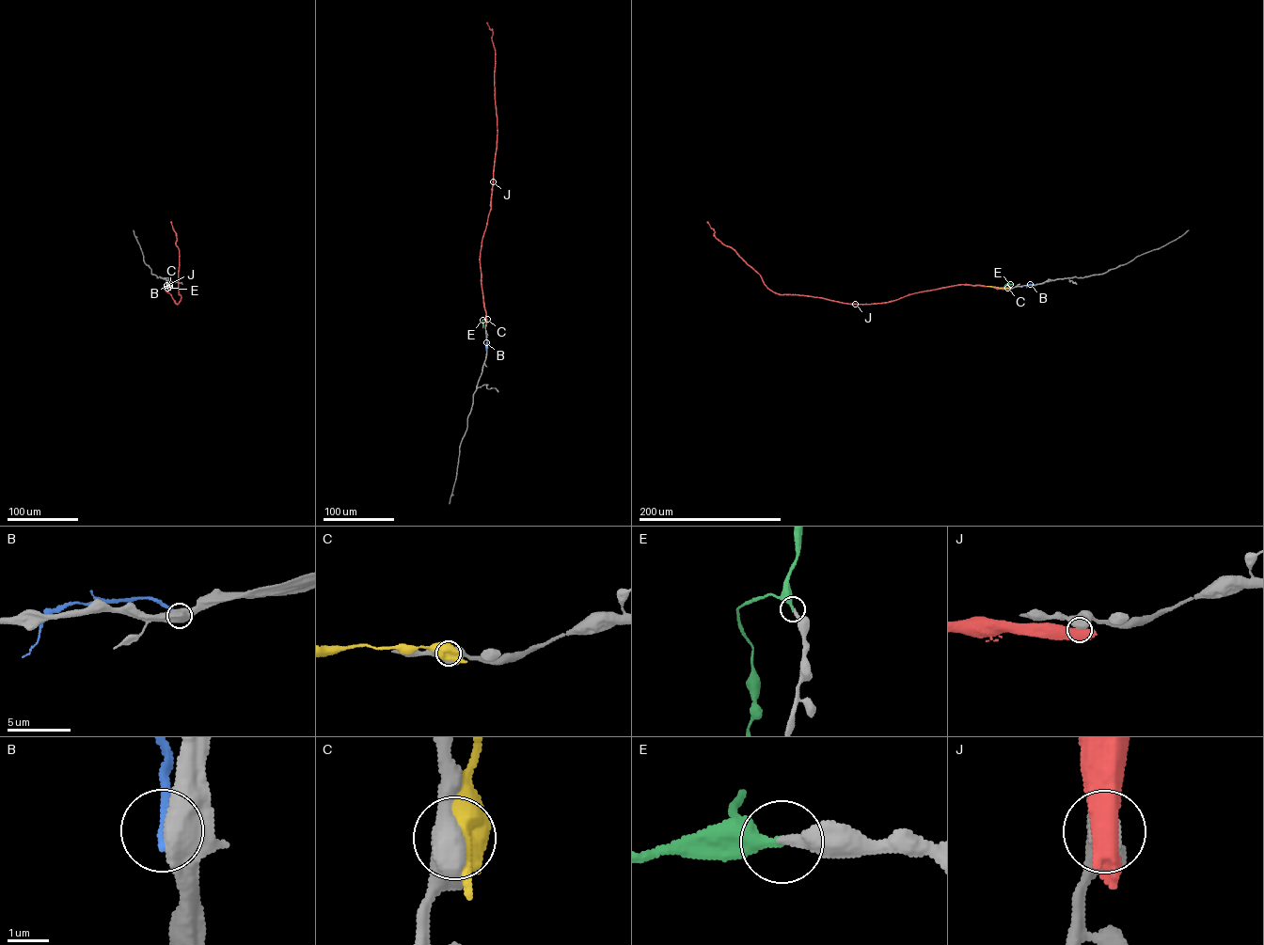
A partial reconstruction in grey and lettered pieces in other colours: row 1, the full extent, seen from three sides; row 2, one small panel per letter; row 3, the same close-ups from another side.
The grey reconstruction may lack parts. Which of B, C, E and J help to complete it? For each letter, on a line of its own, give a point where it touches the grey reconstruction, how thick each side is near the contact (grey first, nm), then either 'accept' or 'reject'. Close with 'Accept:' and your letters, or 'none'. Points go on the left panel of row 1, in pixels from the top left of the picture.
B: meets grey at (170, 285); 500 nm thick on the grey side, 240 nm on the other; reject
C: meets grey at (170, 288); 650 nm thick on the grey side, 700 nm on the other; reject
E: meets grey at (169, 288); 320 nm thick on the grey side, 340 nm on the other; accept
J: meets grey at (170, 289); 550 nm thick on the grey side, 650 nm on the other; reject
Accept: E

